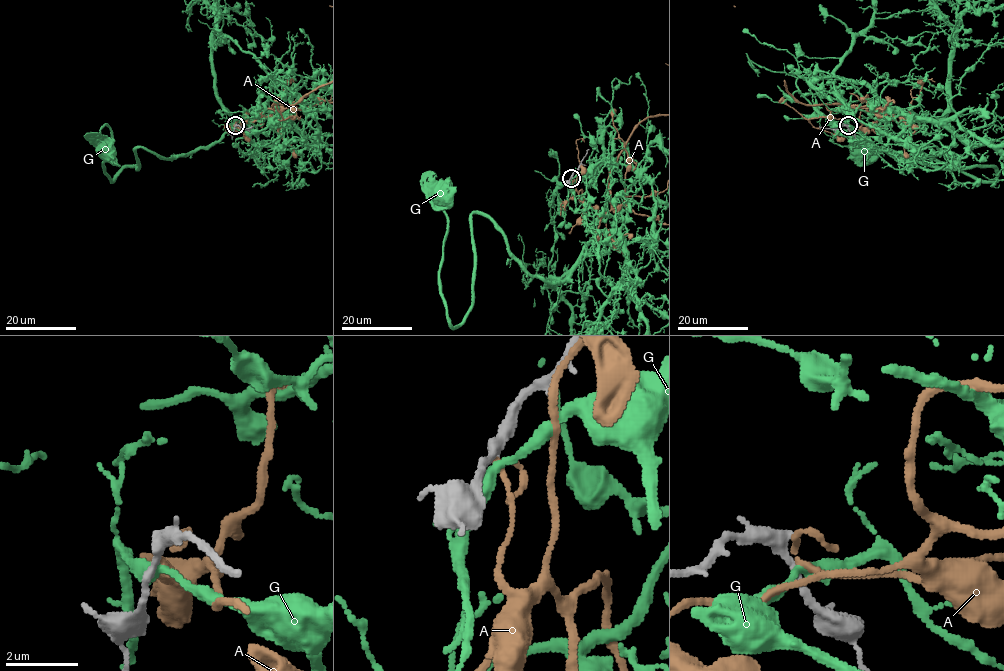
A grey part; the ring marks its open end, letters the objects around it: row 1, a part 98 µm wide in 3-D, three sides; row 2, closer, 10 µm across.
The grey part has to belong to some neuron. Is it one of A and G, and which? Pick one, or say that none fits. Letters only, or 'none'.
none

